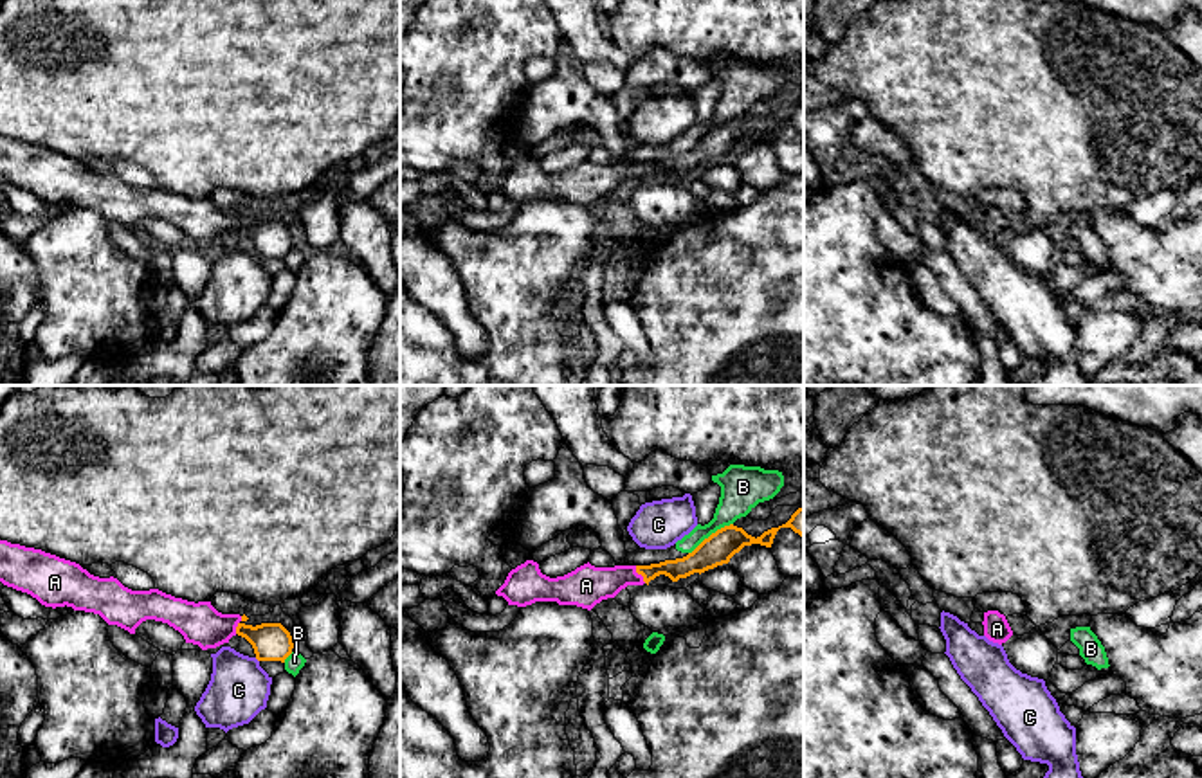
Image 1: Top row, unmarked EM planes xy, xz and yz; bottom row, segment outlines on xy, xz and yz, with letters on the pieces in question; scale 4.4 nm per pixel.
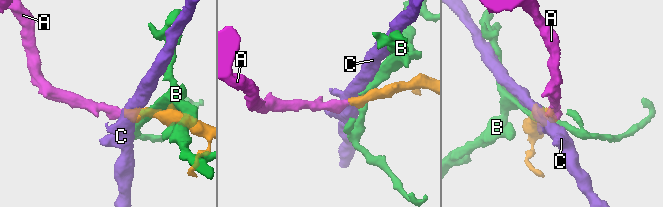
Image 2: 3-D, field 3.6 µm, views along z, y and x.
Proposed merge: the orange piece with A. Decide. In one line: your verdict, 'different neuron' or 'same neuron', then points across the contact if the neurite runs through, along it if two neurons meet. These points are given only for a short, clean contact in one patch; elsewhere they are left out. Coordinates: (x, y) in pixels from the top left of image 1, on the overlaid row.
same neuron | across xz (694, 562), (640, 573), (586, 586)

